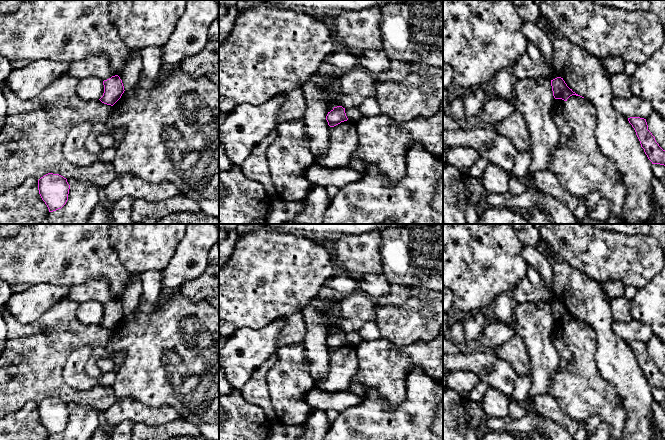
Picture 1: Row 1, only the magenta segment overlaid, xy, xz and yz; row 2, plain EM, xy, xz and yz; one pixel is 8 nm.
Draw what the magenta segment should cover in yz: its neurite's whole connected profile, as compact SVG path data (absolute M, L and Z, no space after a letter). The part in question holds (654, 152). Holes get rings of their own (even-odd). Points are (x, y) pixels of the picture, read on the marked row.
M640 117L628 118L640 141L641 147L652 164L665 166L665 150L656 142L655 137L648 130L646 119Z

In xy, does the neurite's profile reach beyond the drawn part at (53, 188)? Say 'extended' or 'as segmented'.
as segmented

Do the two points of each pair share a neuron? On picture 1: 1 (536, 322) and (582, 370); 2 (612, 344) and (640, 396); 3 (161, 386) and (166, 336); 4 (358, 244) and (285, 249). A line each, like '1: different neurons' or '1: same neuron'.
1: different neurons
2: same neuron
3: same neuron
4: different neurons

